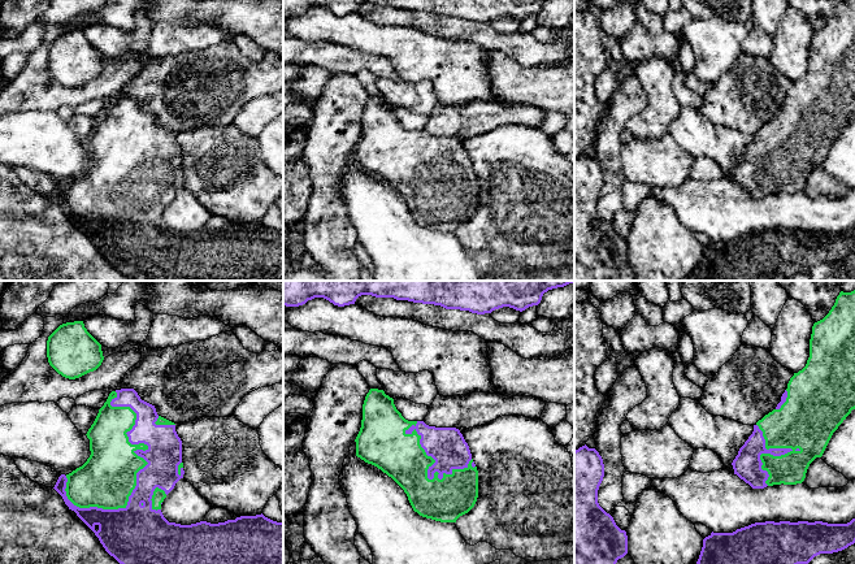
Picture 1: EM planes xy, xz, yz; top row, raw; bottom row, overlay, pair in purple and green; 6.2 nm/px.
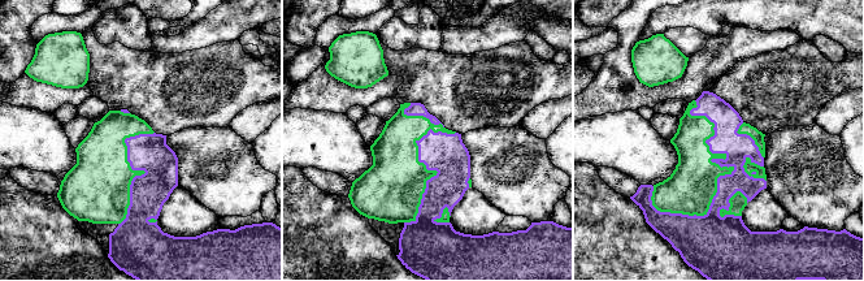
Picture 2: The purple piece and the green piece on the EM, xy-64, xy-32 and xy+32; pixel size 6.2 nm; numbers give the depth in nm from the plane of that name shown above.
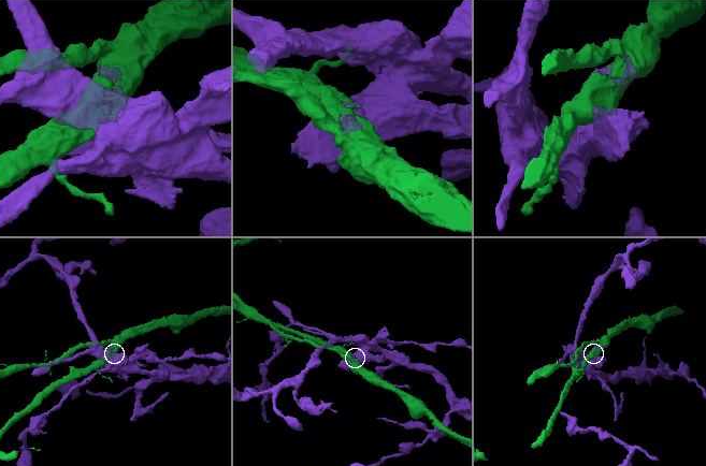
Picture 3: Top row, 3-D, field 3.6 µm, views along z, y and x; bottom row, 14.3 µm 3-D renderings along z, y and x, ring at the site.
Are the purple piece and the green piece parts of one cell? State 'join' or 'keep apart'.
keep apart

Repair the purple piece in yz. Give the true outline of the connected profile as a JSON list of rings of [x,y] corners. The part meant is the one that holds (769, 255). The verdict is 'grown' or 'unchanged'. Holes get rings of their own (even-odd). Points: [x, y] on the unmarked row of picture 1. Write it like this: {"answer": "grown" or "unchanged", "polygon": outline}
{"answer": "unchanged", "polygon": [[[855,227],[847,233],[823,230],[765,230],[737,238],[733,242],[711,242],[703,248],[696,270],[699,281],[786,281],[798,273],[808,273],[820,263],[833,263],[855,252]]]}

